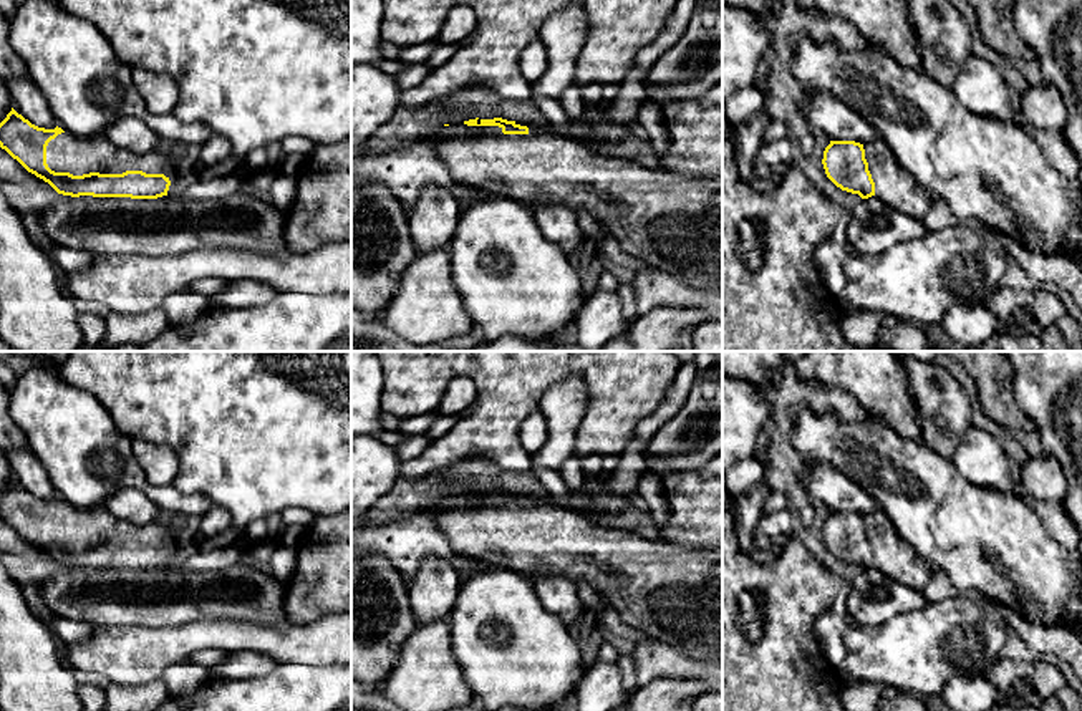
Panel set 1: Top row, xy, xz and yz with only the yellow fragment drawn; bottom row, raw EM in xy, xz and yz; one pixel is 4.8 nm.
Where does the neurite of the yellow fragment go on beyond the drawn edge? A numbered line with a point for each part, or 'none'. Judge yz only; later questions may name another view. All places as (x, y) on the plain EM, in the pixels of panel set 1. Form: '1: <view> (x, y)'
1: yz (895, 557)

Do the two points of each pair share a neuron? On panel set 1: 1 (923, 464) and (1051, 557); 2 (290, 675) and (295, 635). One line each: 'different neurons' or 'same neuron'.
1: same neuron
2: different neurons

